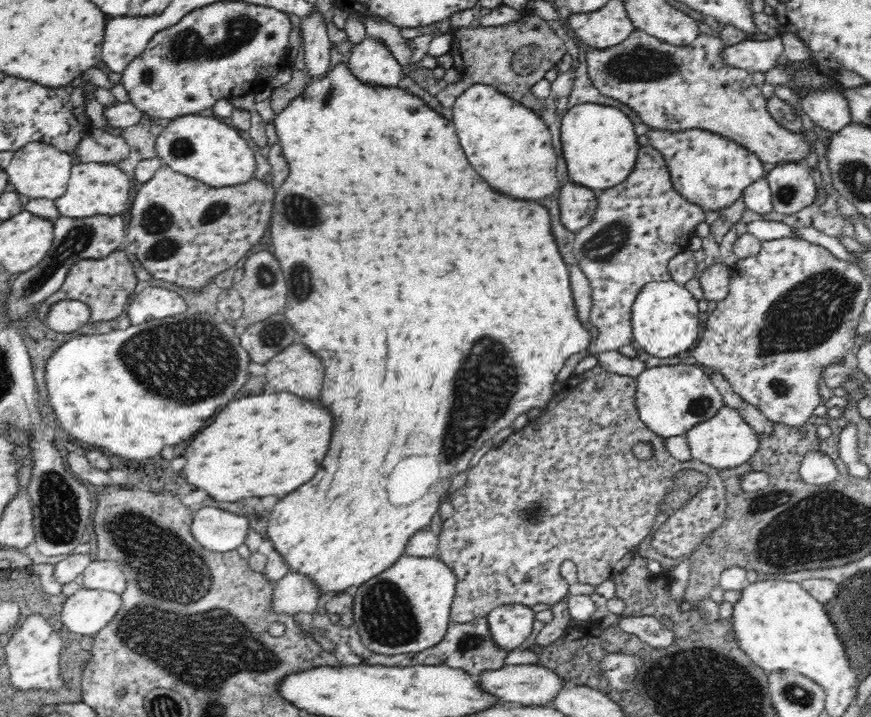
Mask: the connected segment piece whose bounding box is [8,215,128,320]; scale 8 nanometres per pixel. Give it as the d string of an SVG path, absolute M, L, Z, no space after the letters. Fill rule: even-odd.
M121 215L92 216L88 219L60 217L53 225L54 244L52 244L46 258L40 264L36 264L34 268L30 268L28 272L21 273L12 284L12 292L8 296L8 316L10 320L20 320L26 314L28 307L46 300L56 292L56 289L60 289L65 281L68 269L75 260L106 258L112 252L118 251L120 244L128 236L128 224Z

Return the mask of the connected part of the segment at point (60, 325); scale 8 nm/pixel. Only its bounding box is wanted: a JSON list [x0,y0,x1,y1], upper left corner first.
[46,300,92,332]

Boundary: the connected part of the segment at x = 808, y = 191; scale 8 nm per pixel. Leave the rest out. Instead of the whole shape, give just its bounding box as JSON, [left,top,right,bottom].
[765,164,818,215]

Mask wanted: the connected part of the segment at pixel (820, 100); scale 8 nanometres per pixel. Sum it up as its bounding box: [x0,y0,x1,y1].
[799,92,850,134]

